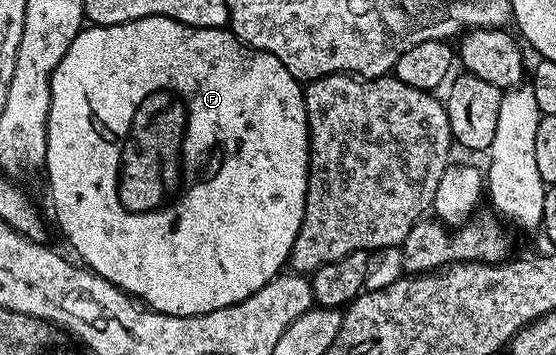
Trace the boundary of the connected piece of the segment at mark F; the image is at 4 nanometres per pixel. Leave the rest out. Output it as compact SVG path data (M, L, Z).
M144 17L138 21L128 21L118 25L94 25L82 28L75 35L71 47L67 47L67 55L55 67L51 79L51 107L49 108L49 122L47 123L47 155L45 156L44 172L49 172L49 185L53 188L53 209L57 212L57 221L69 240L69 245L82 257L88 268L92 269L98 277L107 279L115 287L119 287L131 297L144 301L150 309L175 315L176 317L190 317L207 311L215 311L219 307L227 307L247 299L259 287L263 287L271 278L278 276L286 268L289 254L293 251L293 244L299 235L299 227L303 223L303 211L305 210L305 192L309 182L309 124L305 114L305 94L302 82L283 67L281 60L275 55L265 53L261 49L252 49L250 45L233 36L228 28L224 29L200 29L179 23L170 17Z

